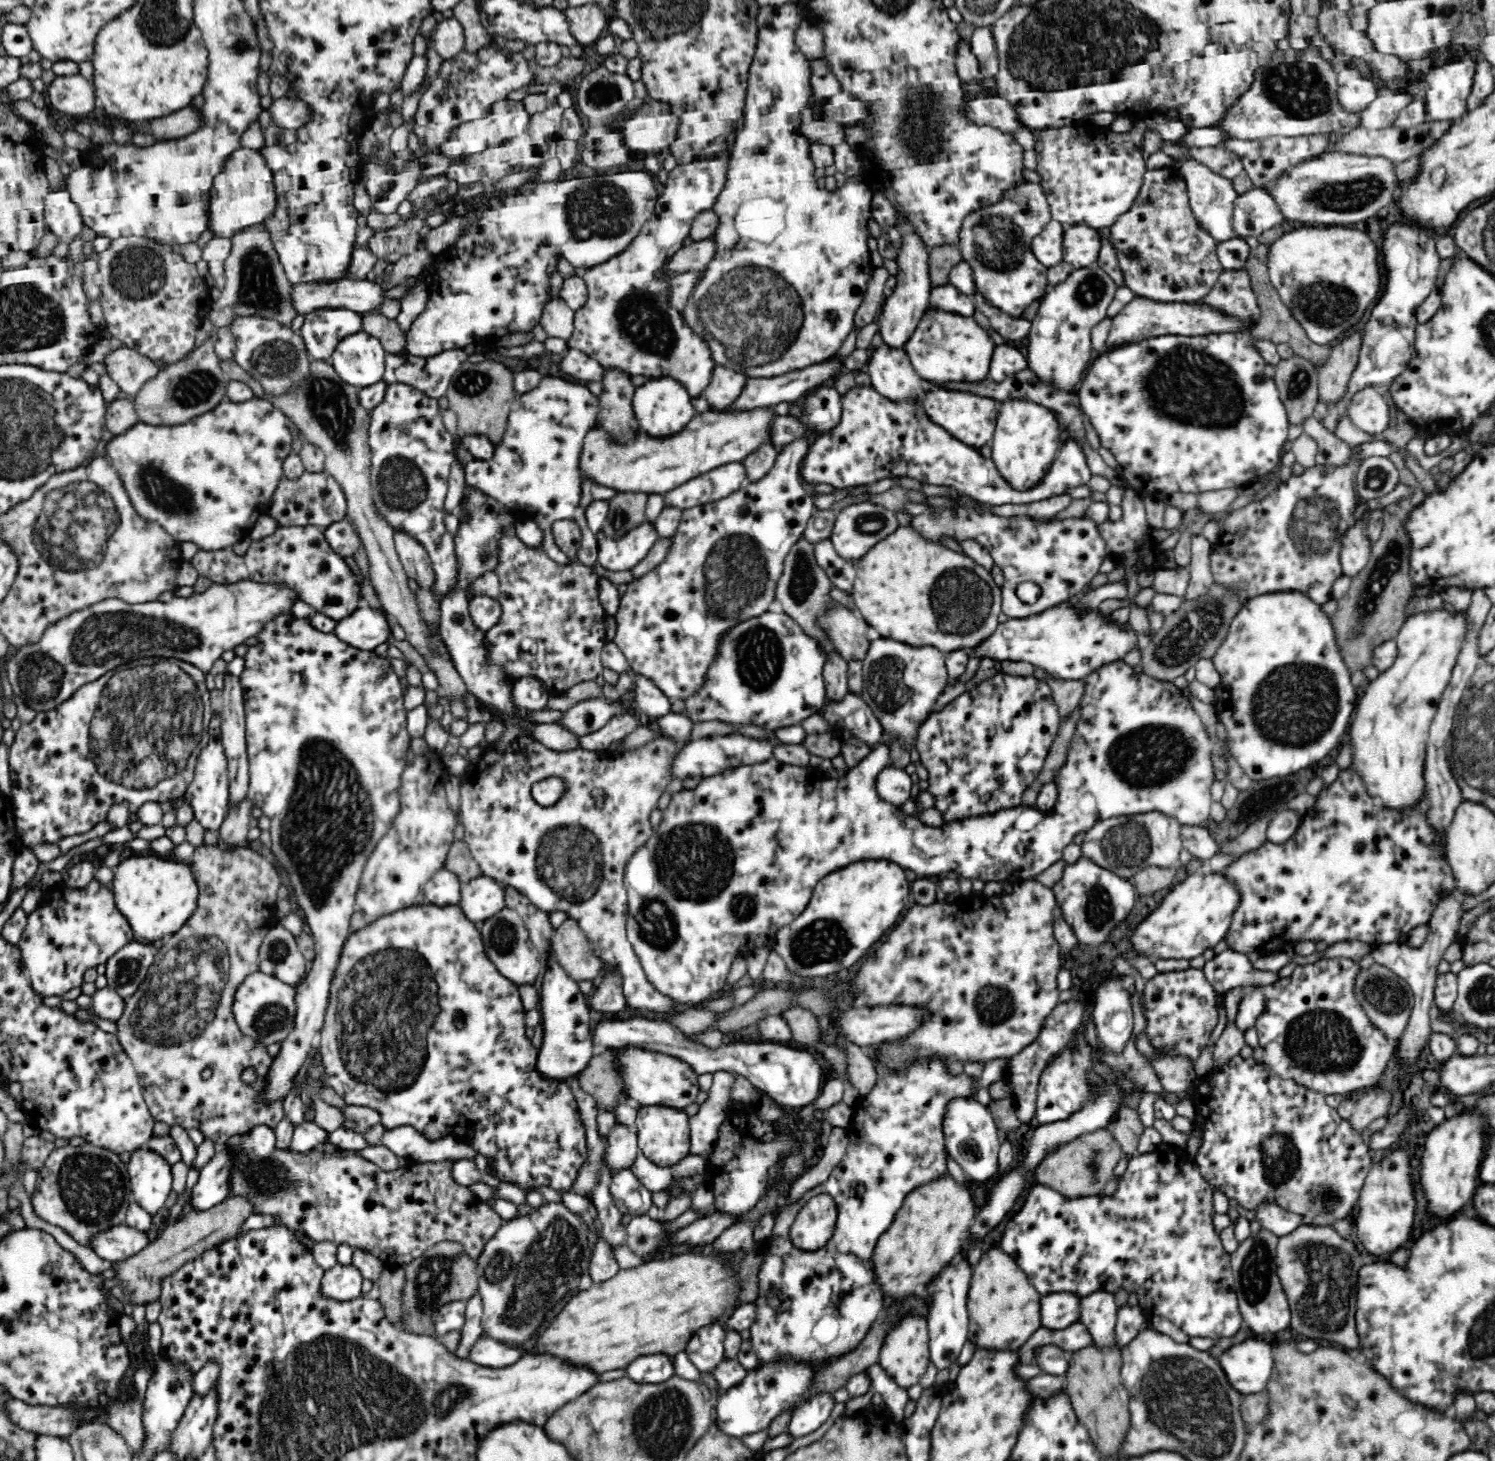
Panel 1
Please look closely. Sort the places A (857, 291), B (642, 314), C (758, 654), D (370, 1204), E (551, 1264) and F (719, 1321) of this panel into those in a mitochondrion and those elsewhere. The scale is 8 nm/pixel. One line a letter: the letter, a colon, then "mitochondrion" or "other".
A: other
B: mitochondrion
C: mitochondrion
D: other
E: mitochondrion
F: other

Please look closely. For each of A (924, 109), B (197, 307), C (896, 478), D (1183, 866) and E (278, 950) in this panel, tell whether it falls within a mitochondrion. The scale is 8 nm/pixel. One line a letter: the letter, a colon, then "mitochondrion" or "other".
A: mitochondrion
B: other
C: other
D: other
E: mitochondrion

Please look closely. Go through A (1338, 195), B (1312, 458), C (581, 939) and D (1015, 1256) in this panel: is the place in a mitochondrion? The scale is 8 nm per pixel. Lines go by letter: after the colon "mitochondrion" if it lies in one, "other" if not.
A: mitochondrion
B: other
C: other
D: other

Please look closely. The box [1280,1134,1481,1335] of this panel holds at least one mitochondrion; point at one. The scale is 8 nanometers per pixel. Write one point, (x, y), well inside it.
(1325, 1197)

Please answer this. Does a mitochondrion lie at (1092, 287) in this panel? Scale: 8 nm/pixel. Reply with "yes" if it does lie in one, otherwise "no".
yes

